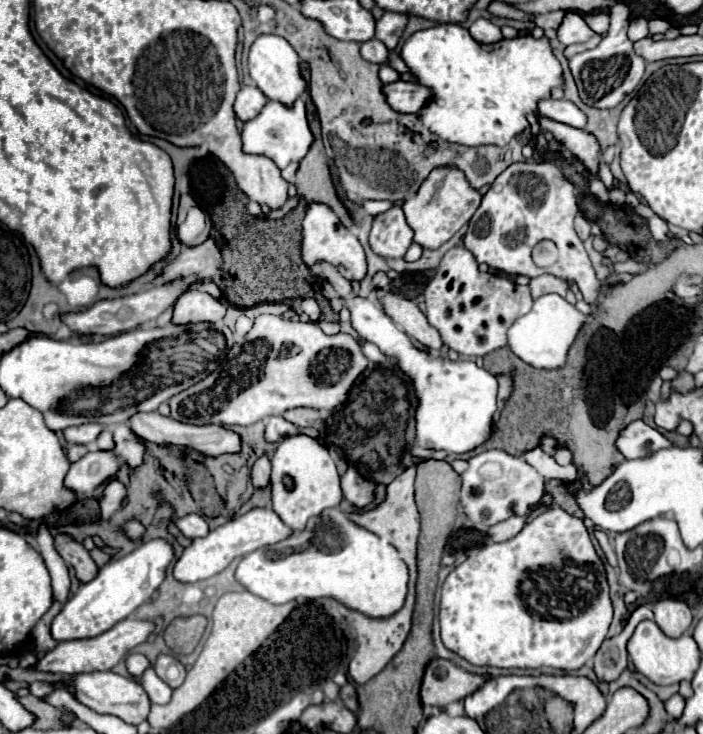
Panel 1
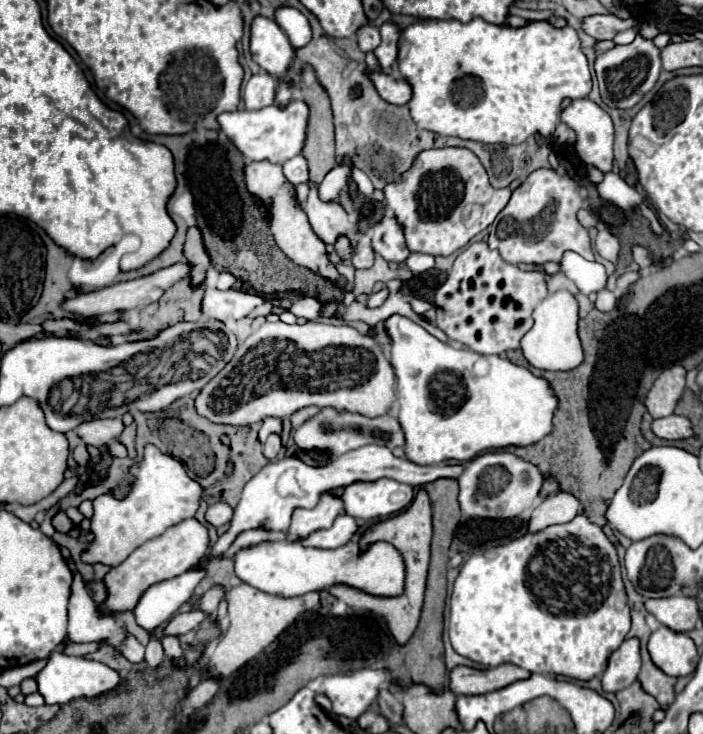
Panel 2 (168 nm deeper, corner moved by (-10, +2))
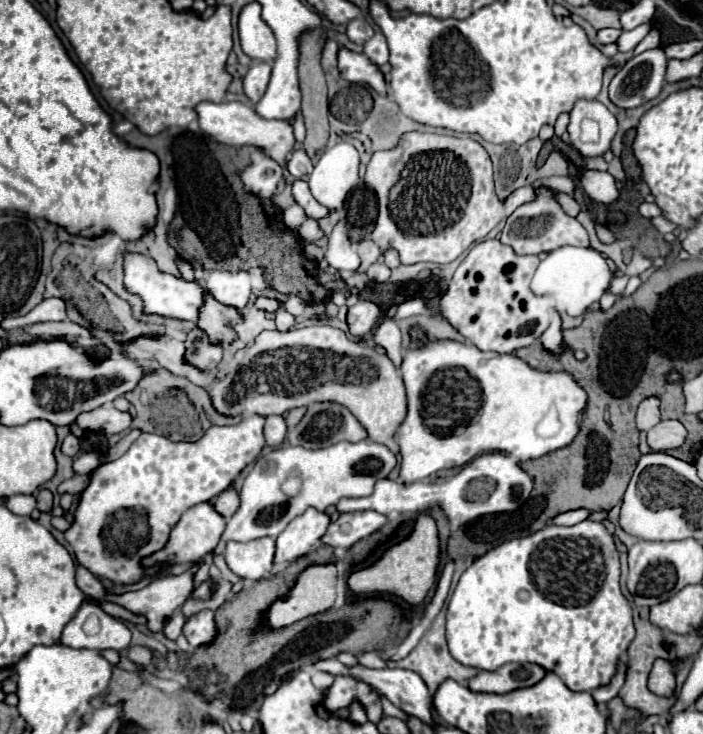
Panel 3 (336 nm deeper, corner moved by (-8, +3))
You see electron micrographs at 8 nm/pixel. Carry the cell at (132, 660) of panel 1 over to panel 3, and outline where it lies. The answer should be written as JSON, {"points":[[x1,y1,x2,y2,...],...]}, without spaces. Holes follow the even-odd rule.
{"points":[[84,603,76,617,64,627,60,643,74,649,126,649,130,645,130,629,110,615,106,615,96,603]]}

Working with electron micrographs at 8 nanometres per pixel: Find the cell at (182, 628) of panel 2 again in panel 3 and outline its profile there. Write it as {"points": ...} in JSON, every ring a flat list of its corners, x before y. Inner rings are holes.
{"points":[[212,611,196,613,194,617,188,617,188,621,184,625,184,637,188,639,192,649,214,643,216,635,218,635,218,629,216,629,216,621,214,621]]}

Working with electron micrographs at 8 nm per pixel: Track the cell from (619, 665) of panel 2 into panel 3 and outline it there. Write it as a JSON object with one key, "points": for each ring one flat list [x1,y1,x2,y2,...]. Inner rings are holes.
{"points":[[620,663,618,665,618,673,612,677,612,681,606,685,606,687,600,687,600,689,594,689,592,691,592,697,598,705,606,705,610,699,614,699,622,687,622,679,624,679,624,671,626,671,626,665]]}

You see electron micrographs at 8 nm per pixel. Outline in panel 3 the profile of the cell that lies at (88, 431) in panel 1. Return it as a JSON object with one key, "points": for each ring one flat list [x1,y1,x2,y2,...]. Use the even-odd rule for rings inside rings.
{"points":[[98,407,94,411,78,415,76,423,80,429,100,429,106,435,114,435,126,431,132,425,132,415,128,411,118,411,116,407]]}

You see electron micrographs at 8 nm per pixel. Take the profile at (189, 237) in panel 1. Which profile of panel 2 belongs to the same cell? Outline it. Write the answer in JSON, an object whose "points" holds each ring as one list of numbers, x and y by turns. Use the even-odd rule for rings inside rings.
{"points":[[196,226,188,230,186,244,184,244,184,256,186,256,186,260,192,264,192,282,194,282,194,284,204,282,206,268,208,268,208,264,210,264,210,256,208,256,208,252,206,252,202,234,200,234,200,230,198,230]]}

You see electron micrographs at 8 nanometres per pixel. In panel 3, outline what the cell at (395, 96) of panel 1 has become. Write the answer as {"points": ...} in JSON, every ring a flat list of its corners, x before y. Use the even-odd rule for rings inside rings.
{"points":[[346,47,338,49,338,69,342,79,350,83,366,83,372,89,376,89,380,95,386,95,386,81,380,73,380,69,366,59,364,53,350,51]]}

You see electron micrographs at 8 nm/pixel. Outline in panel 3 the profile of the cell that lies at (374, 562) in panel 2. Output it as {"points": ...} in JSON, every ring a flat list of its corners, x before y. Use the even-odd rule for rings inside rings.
{"points":[[262,537,246,543,230,541,226,543,224,557,228,567,242,579,256,581,260,577,268,577,274,559,274,539]]}

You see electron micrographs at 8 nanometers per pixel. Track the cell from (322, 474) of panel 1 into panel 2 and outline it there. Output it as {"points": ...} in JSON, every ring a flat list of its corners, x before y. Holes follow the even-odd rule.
{"points":[[324,492,324,496,320,496,320,502,316,504,316,508,312,508,312,510,296,508,296,512,292,514,292,524,288,528,288,540,298,540,298,538,308,536,314,530,330,528,334,518,338,514,342,514,342,510,344,510,342,498,334,496,332,492]]}

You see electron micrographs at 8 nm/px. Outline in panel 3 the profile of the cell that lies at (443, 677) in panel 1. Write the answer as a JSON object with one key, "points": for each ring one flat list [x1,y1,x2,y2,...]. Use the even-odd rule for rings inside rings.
{"points":[[508,663,500,667,496,673,480,671,476,677,470,679,472,691,484,691,484,693,510,693,514,689,532,687,538,681,542,681,546,675,546,669,534,663]]}

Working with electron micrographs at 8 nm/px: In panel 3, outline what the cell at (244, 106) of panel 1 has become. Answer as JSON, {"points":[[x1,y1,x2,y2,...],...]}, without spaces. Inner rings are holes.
{"points":[[254,63,244,77,244,93,252,103,258,103,264,95,270,81,270,65,268,63]]}

